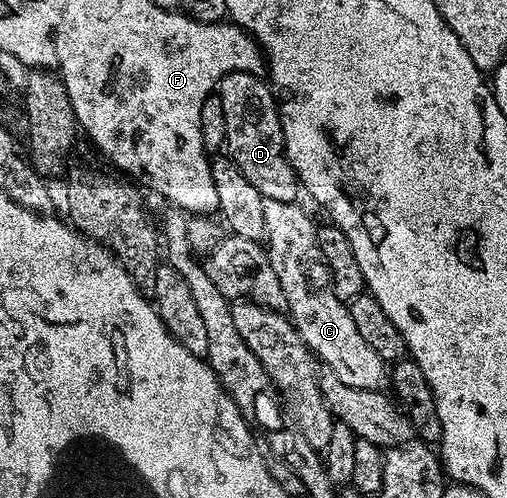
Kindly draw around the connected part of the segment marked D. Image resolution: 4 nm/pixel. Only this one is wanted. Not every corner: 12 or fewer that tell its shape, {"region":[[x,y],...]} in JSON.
{"region":[[255,73],[217,86],[224,152],[267,201],[298,200],[277,98]]}

